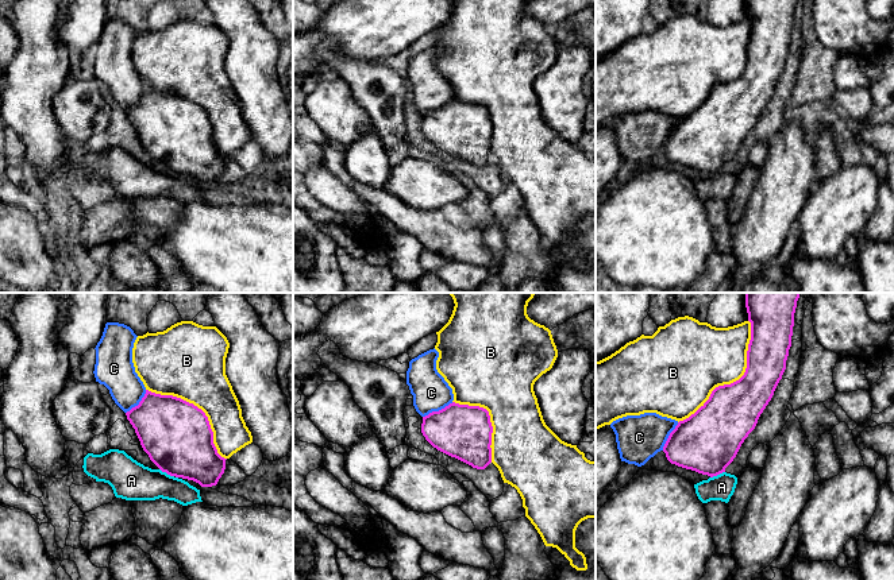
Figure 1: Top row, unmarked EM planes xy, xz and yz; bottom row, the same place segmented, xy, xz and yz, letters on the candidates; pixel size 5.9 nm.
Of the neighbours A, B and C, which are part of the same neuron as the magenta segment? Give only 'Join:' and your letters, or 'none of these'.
Join: C

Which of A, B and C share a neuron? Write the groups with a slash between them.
A / B / C

